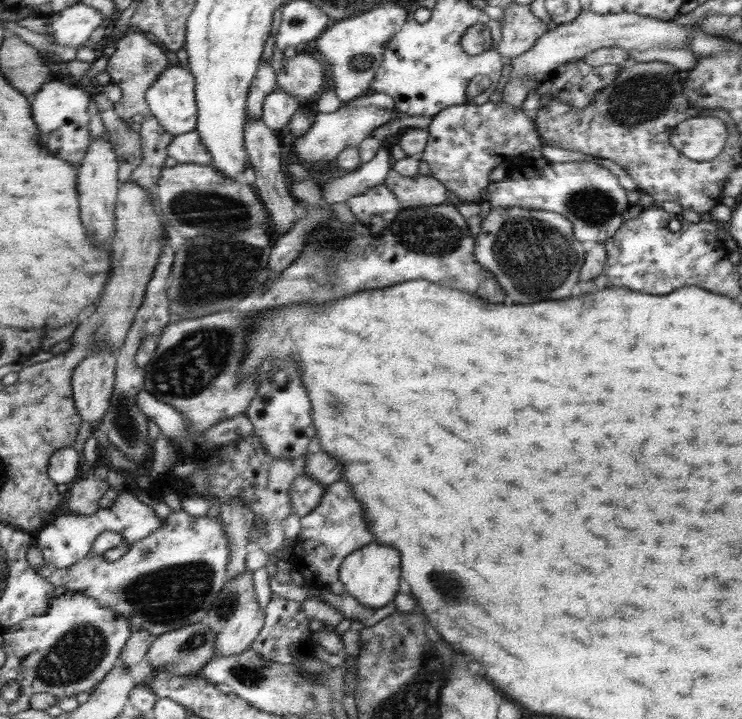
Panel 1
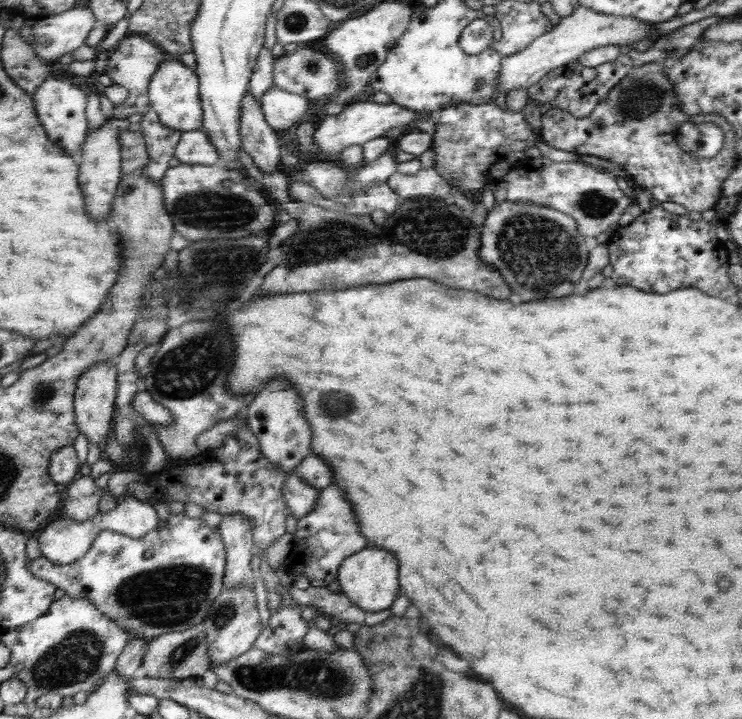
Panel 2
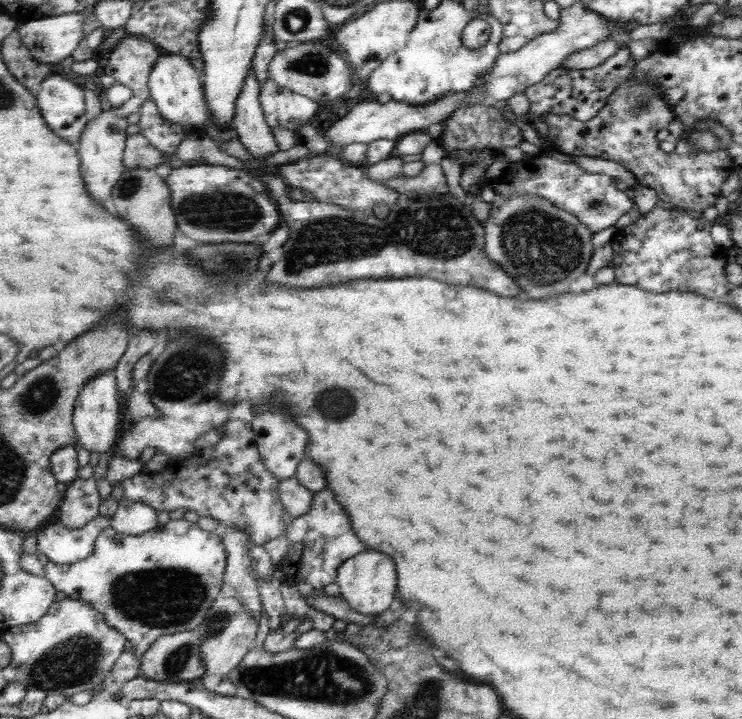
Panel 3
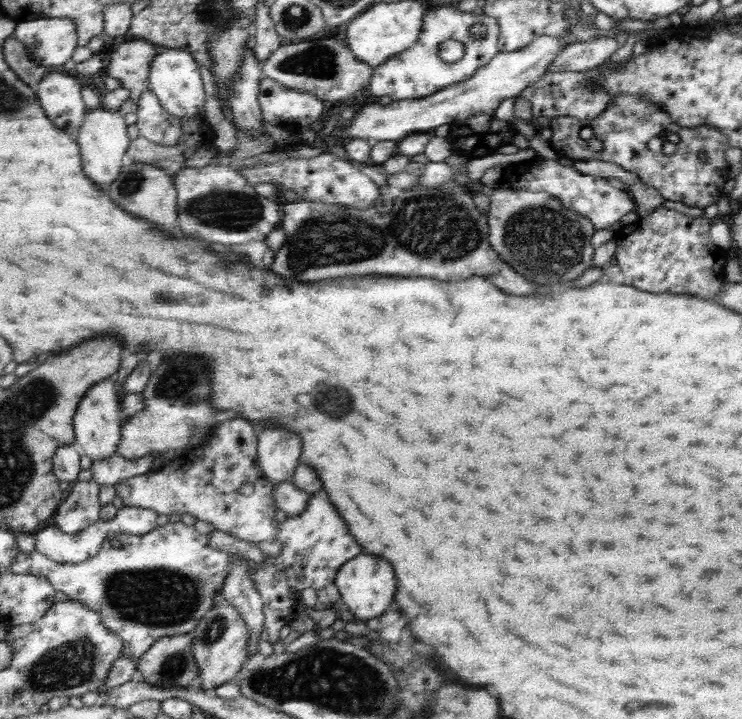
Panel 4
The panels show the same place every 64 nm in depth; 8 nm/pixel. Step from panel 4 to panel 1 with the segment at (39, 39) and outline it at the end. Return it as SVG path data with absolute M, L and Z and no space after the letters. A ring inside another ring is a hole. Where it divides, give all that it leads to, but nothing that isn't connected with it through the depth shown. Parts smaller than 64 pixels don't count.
M75 4L59 14L51 14L51 26L45 36L49 36L55 44L81 48L89 44L91 34L97 28L109 28L107 16L87 4Z

